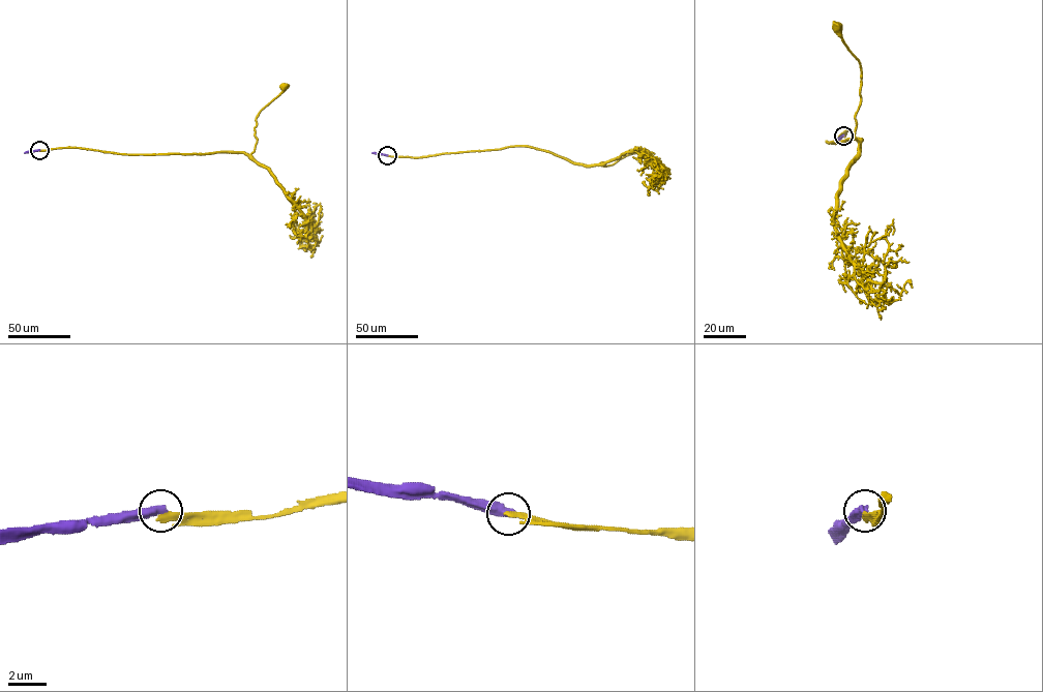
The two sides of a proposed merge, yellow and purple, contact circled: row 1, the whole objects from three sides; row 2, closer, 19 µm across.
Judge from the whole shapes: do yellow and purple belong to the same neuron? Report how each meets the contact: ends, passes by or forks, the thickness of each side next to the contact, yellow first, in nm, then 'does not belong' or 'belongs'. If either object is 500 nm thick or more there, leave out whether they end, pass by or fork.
calibres 300 and 500 nm; does not belong

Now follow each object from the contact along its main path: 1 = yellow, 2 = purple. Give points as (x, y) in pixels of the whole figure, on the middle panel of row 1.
1: (387, 155), (422, 157), (529, 146), (575, 163), (604, 161), (602, 166), (608, 166), (631, 152)
2: (387, 155), (373, 152)

